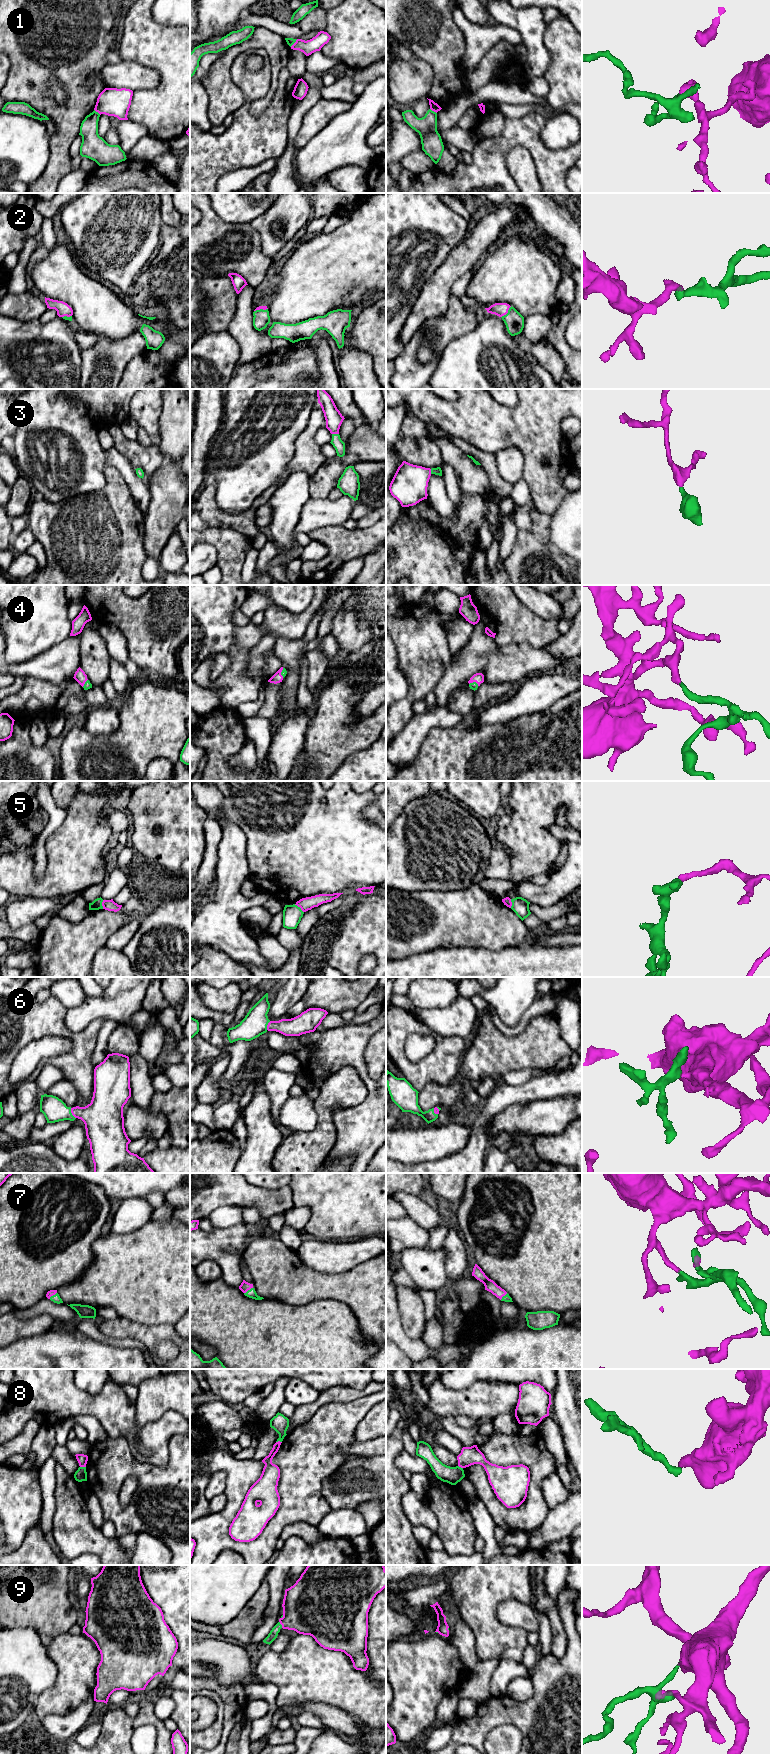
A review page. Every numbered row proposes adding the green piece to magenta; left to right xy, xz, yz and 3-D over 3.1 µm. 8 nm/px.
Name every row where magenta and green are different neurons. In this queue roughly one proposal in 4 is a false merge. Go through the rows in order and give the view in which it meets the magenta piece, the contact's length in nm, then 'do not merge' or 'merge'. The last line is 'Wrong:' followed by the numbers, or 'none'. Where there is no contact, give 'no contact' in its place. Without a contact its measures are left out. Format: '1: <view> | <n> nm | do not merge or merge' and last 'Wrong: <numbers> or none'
1: xz | 90 nm | do not merge
2: yz | 130 nm | merge
3: xz | 60 nm | merge
4: xy | 80 nm | merge
5: xz | 100 nm | do not merge
6: xy | 100 nm | merge
7: xz | 90 nm | merge
8: xy | 50 nm | do not merge
9: xz | 60 nm | merge
Wrong: 1, 5, 8

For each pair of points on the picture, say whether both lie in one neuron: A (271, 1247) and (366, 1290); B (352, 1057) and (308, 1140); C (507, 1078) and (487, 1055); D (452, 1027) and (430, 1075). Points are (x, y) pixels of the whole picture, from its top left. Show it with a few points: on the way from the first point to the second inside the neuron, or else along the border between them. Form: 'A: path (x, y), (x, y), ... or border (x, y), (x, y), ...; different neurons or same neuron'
A: path (294, 1271), (308, 1285), (342, 1287); same neuron
B: border (327, 1078), (345, 1066), (352, 1066), (364, 1082); different neurons
C: border (527, 1068), (506, 1071), (497, 1077); different neurons
D: border (427, 1025), (442, 1035), (459, 1036), (463, 1039); different neurons

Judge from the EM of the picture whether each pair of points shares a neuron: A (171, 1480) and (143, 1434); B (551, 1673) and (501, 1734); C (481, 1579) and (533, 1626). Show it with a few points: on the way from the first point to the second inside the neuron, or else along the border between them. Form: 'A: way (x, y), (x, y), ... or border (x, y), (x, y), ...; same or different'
A: border (173, 1437), (169, 1443), (168, 1461); different
B: border (487, 1735), (497, 1726), (514, 1725), (523, 1739); different
C: border (528, 1603), (503, 1600), (497, 1607), (496, 1617); different

